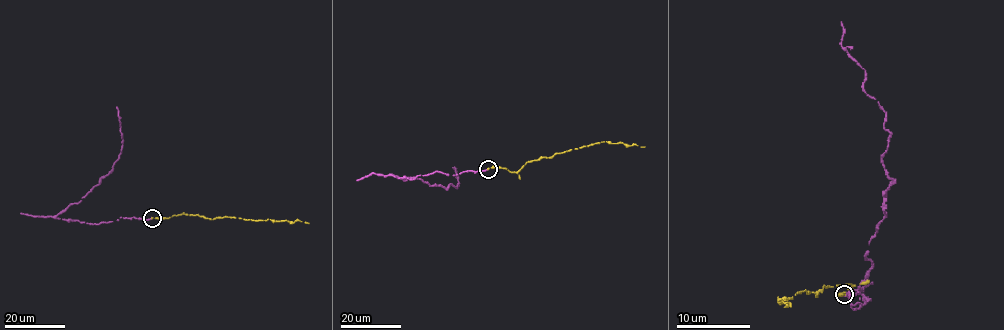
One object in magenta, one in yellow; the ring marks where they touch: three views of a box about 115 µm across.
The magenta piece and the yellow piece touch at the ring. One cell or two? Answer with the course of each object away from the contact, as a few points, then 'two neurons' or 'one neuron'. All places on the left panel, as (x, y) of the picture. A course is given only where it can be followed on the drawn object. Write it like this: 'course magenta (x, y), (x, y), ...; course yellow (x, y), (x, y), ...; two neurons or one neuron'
course magenta (152, 218), (120, 217), (93, 224), (56, 217), (70, 205), (79, 202), (111, 172), (122, 143), (116, 107); course yellow (152, 218), (198, 214), (207, 218), (228, 217), (309, 223); one neuron

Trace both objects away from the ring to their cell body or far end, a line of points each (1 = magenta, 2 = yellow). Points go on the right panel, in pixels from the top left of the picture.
1: (844, 294), (870, 300), (865, 254), (892, 180), (885, 110), (841, 22)
2: (844, 294), (852, 285), (824, 285), (817, 294), (804, 291), (785, 300), (778, 296), (791, 307)

